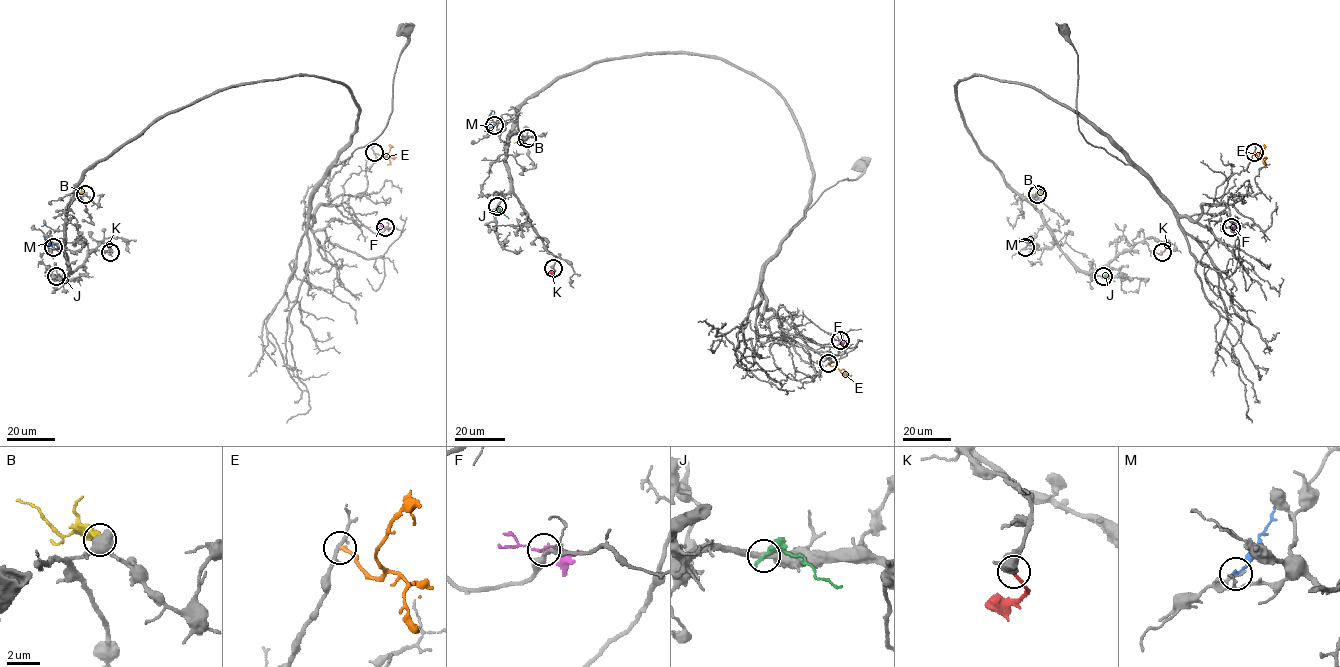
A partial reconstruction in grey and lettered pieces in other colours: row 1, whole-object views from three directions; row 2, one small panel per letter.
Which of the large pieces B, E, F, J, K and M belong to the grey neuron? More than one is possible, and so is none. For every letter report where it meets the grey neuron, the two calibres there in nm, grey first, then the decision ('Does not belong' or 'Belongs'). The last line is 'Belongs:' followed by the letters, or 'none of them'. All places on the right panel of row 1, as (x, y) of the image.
B: Touches grey at (1037, 194). Thickness 600 nm (grey) against 550 nm. Does not belong
E: Touches grey at (1254, 152). Thickness 200 nm (grey) against 240 nm. Does not belong
F: Touches grey at (1231, 227). Thickness 280 nm (grey) against 170 nm. Does not belong
J: Touches grey at (1103, 276). Thickness 400 nm (grey) against 400 nm. Does not belong
K: Touches grey at (1162, 252). Thickness 420 nm (grey) against 180 nm. Belongs
M: Touches grey at (1025, 247). Thickness 190 nm (grey) against 240 nm. Does not belong
Belongs: K

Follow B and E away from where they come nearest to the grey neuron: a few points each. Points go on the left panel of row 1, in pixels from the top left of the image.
B: (85, 194), (72, 188)
E: (374, 152), (385, 156), (393, 146)

